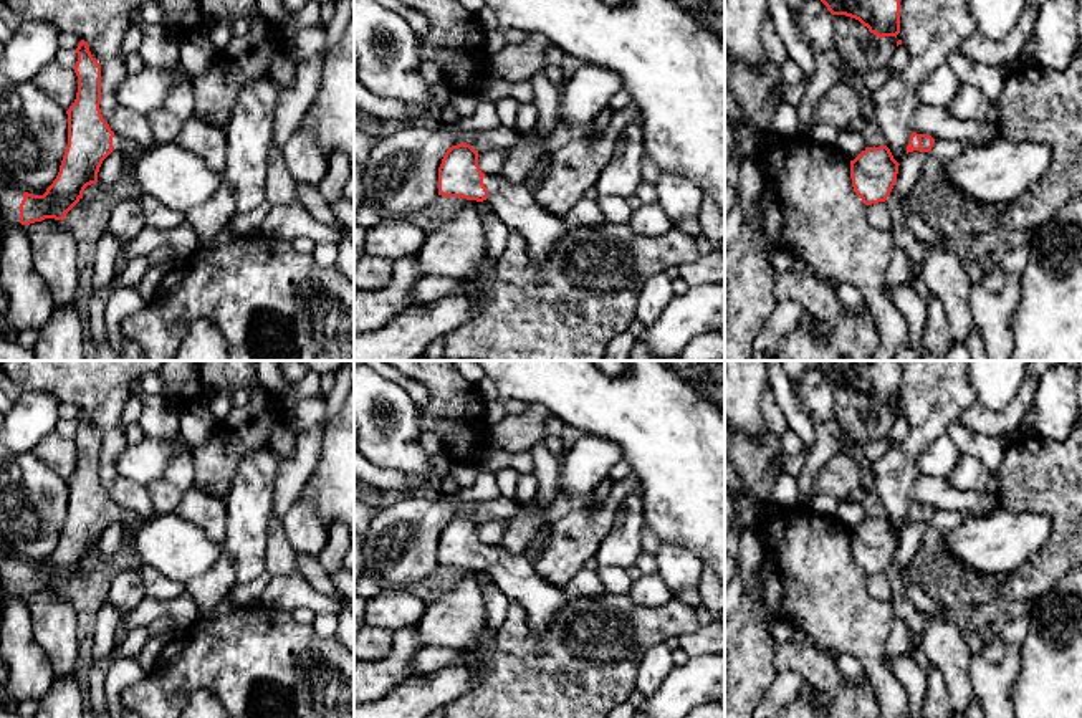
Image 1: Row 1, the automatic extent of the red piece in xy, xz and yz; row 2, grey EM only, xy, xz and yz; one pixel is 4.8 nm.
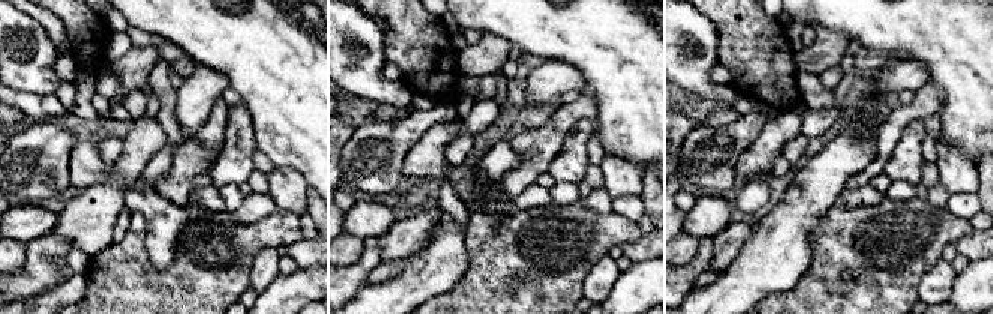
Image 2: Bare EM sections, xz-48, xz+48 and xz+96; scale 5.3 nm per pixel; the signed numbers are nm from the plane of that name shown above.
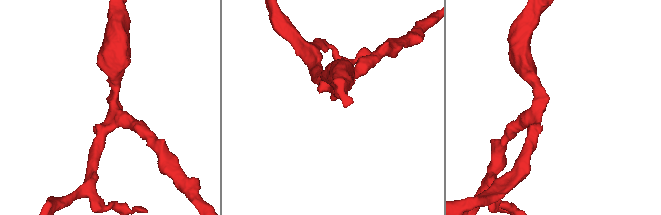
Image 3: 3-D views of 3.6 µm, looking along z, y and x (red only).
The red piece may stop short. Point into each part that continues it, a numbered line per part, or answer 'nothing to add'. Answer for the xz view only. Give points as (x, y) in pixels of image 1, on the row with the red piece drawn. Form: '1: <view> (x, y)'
1: xz (515, 205)

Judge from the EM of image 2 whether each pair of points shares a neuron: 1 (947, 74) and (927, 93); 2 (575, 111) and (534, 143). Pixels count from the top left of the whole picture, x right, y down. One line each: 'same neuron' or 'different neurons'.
1: different neurons
2: same neuron

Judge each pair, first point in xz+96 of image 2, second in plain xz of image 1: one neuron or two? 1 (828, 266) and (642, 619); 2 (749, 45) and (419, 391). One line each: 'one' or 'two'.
1: one
2: two

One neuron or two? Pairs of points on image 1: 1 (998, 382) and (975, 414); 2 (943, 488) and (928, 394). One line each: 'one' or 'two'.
1: two
2: two

